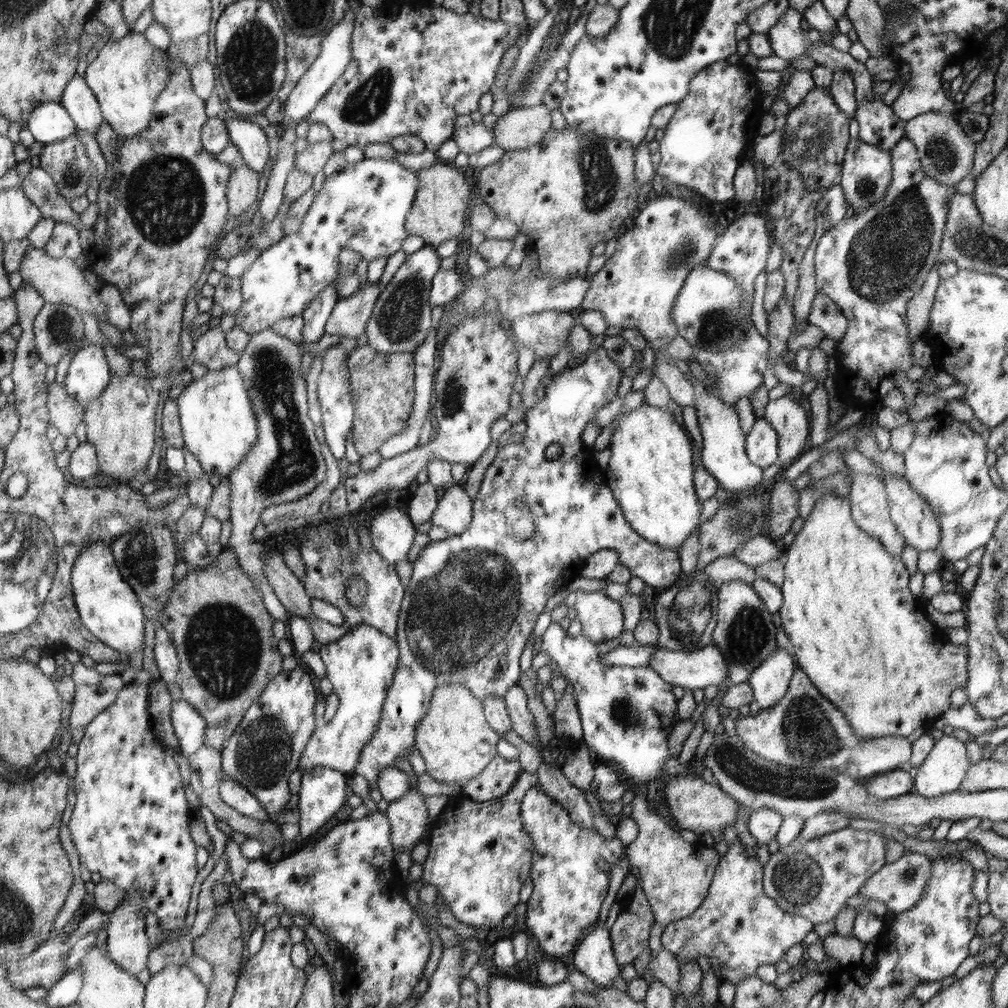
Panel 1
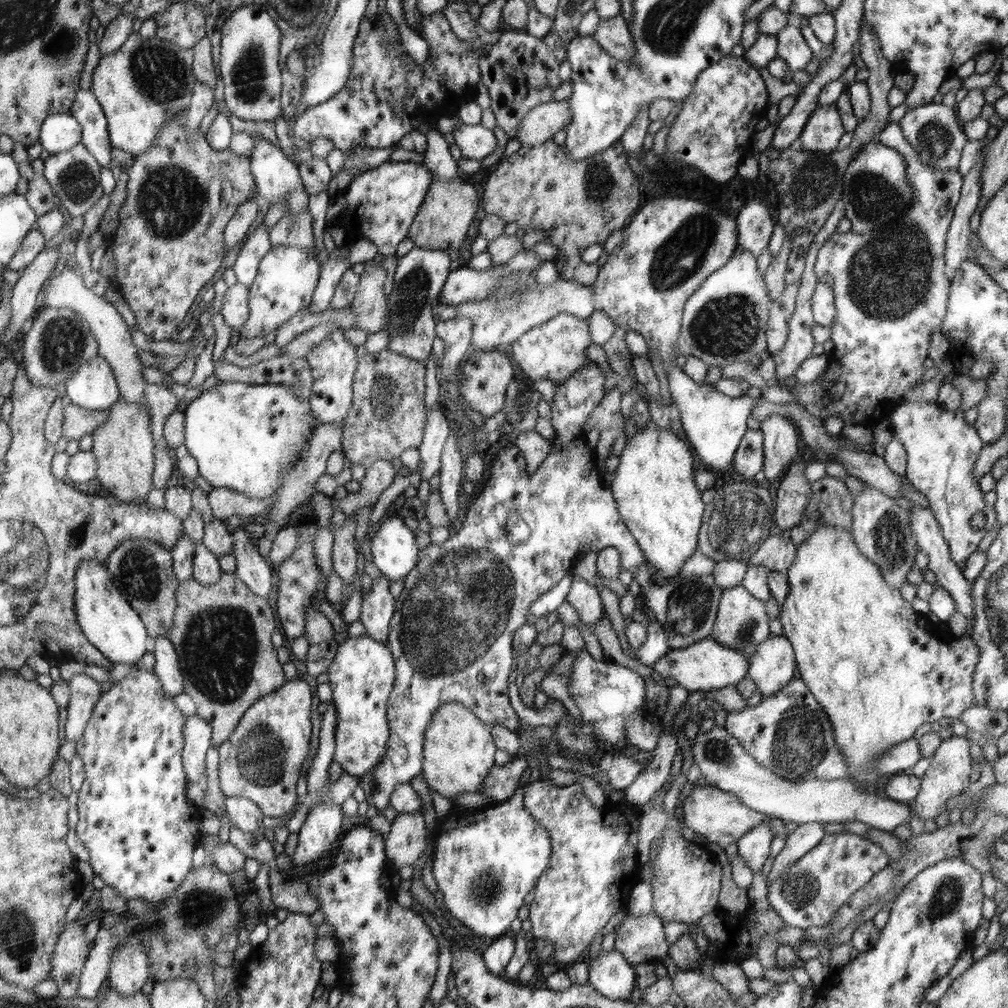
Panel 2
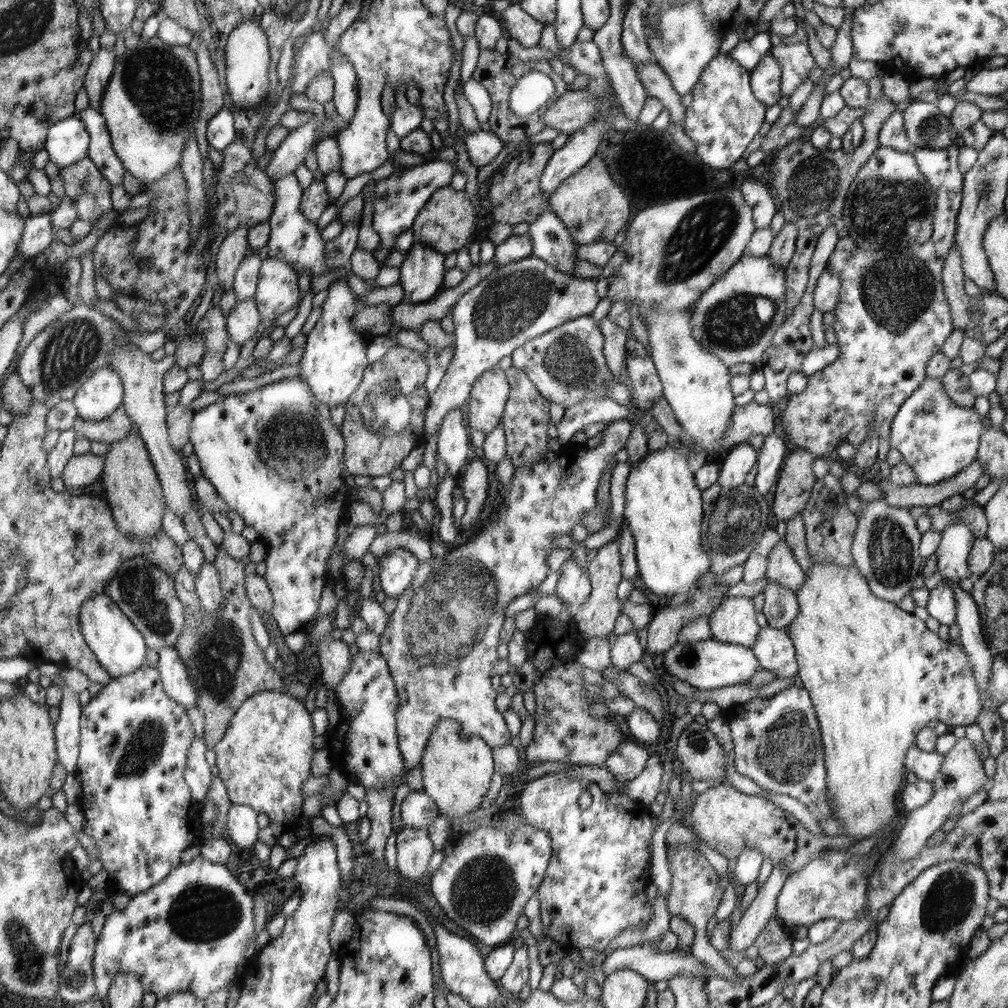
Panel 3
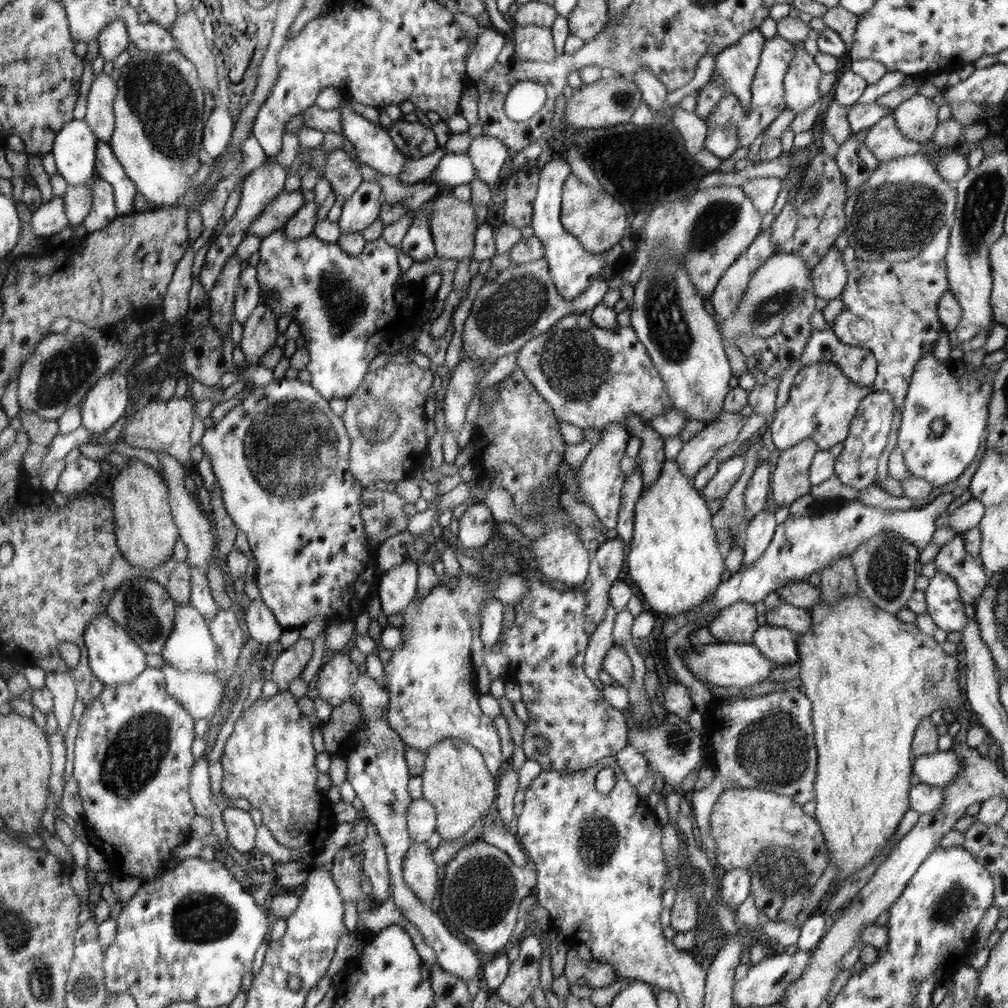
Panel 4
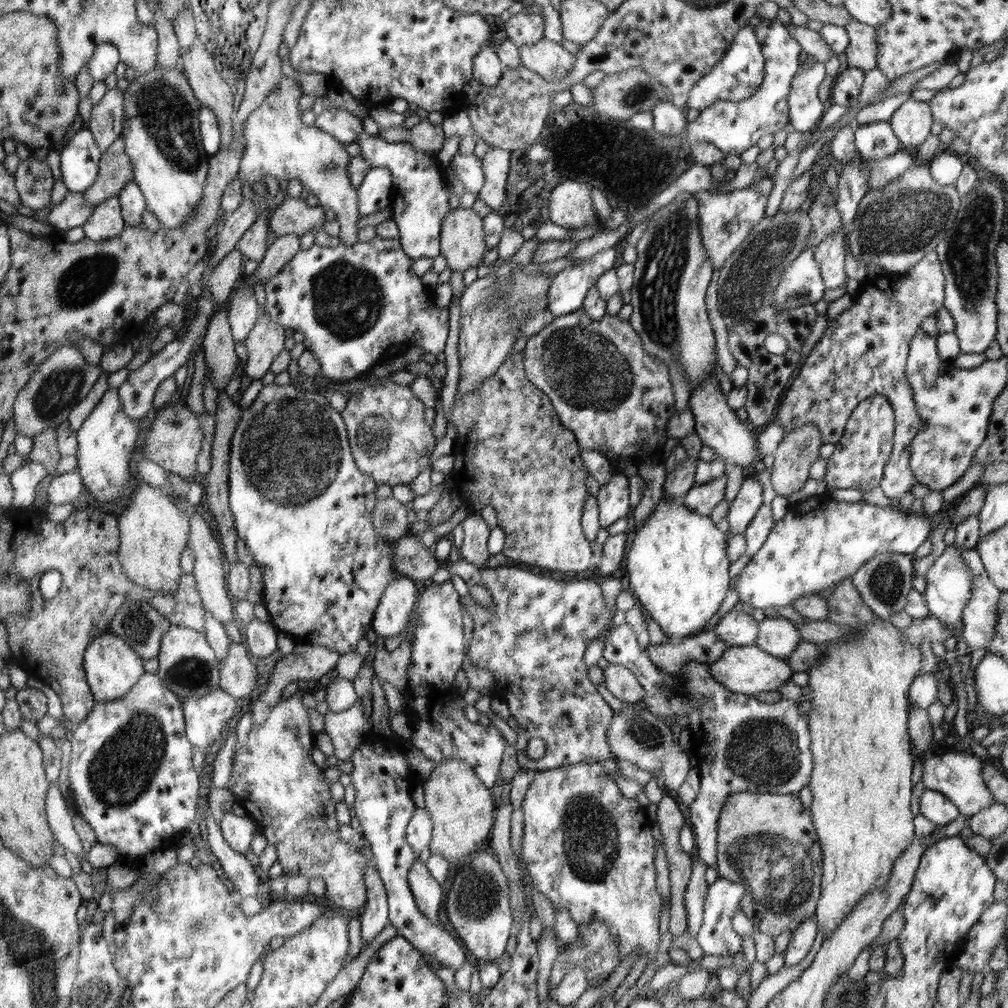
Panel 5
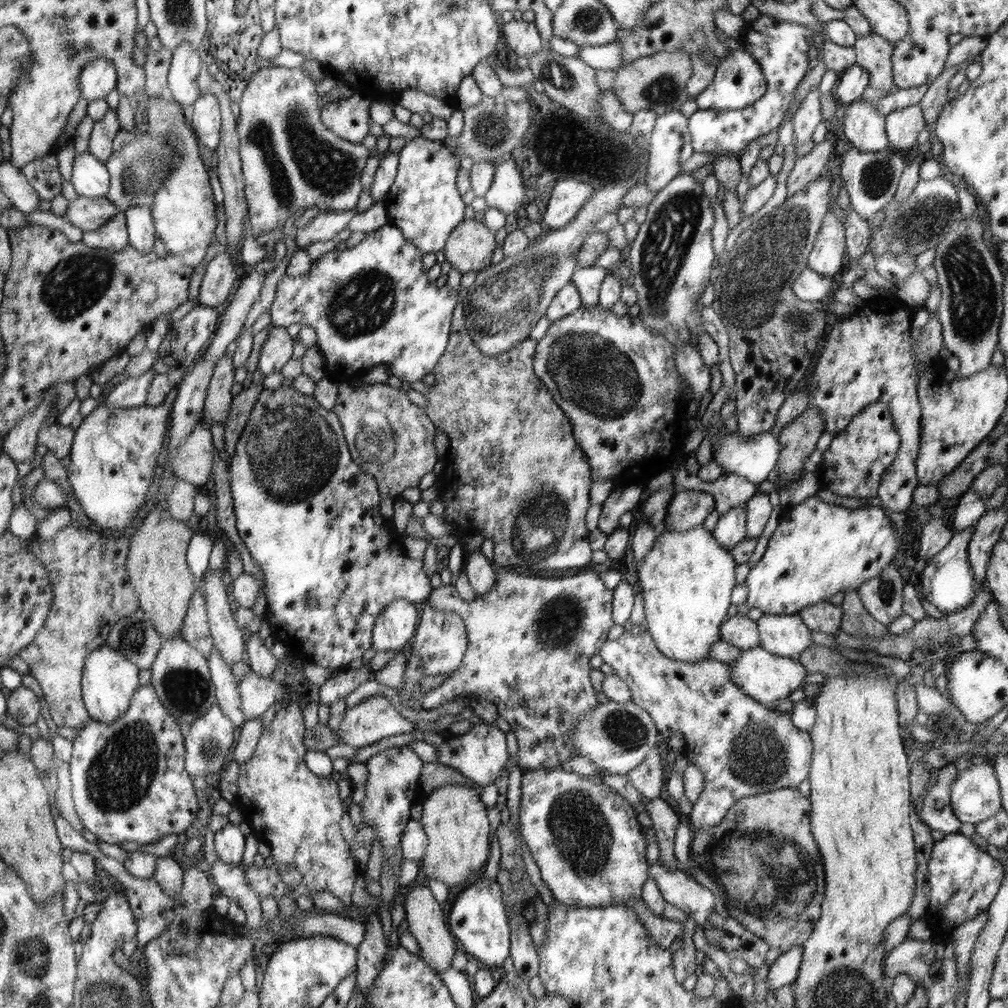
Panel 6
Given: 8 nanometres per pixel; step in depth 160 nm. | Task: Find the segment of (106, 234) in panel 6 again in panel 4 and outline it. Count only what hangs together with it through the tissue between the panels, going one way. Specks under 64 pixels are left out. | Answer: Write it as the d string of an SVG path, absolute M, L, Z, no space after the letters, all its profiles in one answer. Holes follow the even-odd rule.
M100 176L91 178L86 185L91 186L93 194L92 204L88 216L83 220L82 226L86 228L87 234L106 229L106 227L117 217L116 194L113 185Z

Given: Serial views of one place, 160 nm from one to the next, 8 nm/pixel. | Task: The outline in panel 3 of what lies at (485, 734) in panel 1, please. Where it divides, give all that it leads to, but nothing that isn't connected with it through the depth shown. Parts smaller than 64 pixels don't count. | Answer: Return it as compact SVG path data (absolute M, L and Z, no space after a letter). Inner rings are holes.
M444 719L433 730L428 748L421 760L423 792L436 803L439 814L451 822L480 808L490 778L494 776L493 748L477 735L466 735L462 724L454 719Z

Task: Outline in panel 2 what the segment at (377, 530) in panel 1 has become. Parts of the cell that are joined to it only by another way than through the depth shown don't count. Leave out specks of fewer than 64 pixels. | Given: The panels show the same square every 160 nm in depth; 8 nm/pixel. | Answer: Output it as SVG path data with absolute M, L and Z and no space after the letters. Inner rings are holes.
M386 518L384 522L379 522L380 528L372 539L370 552L374 566L385 574L391 581L400 580L408 576L417 566L420 560L420 551L416 544L416 533L406 527L402 518Z

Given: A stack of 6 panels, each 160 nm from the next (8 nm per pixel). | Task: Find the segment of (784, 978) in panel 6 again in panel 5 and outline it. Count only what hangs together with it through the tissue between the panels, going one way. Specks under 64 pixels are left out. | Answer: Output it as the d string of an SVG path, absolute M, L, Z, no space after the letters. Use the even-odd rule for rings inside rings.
M812 916L793 931L784 951L784 964L786 966L794 966L800 960L804 960L808 956L812 944L816 942L814 939L816 936L818 936L817 920Z

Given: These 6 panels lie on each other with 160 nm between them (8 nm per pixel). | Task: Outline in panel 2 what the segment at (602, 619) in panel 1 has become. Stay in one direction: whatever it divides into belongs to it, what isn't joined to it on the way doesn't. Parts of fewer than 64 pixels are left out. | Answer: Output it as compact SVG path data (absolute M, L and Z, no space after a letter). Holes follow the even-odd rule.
M573 575L567 601L577 610L579 619L588 626L593 627L602 617L607 617L598 589L578 575Z

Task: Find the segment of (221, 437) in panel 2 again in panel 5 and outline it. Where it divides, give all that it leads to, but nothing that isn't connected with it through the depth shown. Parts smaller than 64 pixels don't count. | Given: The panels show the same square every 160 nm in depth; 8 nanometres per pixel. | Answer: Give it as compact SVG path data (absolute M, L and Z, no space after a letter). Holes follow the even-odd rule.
M274 383L269 386L264 386L262 391L257 395L256 399L251 405L244 407L241 412L238 426L233 432L231 440L231 453L229 458L229 507L232 512L234 526L237 535L240 539L244 540L247 549L253 556L253 561L261 568L262 580L263 580L263 600L262 603L265 606L267 613L269 614L269 622L271 622L280 633L286 633L286 636L293 638L296 643L317 644L318 646L325 646L330 650L337 650L338 654L346 654L356 648L358 640L362 640L370 628L370 622L373 622L372 616L375 616L374 610L377 610L377 606L381 602L381 597L385 594L385 589L388 588L389 584L398 576L401 576L401 572L397 569L397 564L394 562L393 556L390 556L390 541L382 540L382 537L378 534L376 527L372 524L372 511L376 504L376 481L370 478L365 472L363 472L356 463L356 459L353 457L352 446L349 442L348 427L345 425L345 419L335 408L332 408L328 401L317 391L304 391L295 387L292 383L286 386L278 386Z

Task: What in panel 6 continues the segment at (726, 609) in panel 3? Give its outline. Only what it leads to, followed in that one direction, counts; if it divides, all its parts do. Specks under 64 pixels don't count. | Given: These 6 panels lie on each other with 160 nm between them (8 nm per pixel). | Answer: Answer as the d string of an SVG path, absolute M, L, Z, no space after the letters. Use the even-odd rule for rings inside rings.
M737 613L727 617L720 627L721 640L737 646L741 651L756 648L760 644L756 621Z

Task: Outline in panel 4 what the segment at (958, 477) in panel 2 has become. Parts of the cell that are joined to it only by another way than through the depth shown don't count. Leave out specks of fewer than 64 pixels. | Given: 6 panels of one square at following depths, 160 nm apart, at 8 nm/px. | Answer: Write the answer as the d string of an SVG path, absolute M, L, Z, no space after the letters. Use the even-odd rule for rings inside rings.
M933 350L924 353L919 361L914 368L910 387L904 399L901 425L897 432L897 446L902 450L905 464L913 476L923 478L931 482L934 487L938 487L954 482L972 464L972 460L976 458L976 454L982 446L982 440L986 436L984 430L987 428L988 405L993 391L994 372L986 374L982 378L980 372L970 374L967 371L960 378L956 378L949 365L944 366L942 362L938 362L939 360L934 356ZM936 418L945 422L945 429L940 436L934 435L930 430L930 423ZM960 533L940 547L934 558L938 571L945 572L957 582L963 602L975 607L979 596L987 587L989 576L981 560L966 549Z

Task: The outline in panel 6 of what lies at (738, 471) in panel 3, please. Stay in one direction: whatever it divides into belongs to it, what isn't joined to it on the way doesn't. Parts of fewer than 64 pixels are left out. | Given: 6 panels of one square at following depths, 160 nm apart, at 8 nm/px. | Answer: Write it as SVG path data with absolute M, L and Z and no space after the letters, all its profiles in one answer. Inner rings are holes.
M683 488L673 494L667 509L662 527L683 532L703 527L706 518L715 510L715 500L711 494Z

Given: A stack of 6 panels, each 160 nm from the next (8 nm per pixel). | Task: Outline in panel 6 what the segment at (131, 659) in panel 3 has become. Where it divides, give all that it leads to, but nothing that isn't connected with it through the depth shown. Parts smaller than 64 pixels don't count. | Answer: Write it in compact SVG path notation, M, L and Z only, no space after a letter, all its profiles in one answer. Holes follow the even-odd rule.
M107 644L90 653L85 660L84 676L81 677L82 694L86 711L90 712L90 719L106 725L118 721L129 710L133 694L141 685L139 672L139 668L131 660Z

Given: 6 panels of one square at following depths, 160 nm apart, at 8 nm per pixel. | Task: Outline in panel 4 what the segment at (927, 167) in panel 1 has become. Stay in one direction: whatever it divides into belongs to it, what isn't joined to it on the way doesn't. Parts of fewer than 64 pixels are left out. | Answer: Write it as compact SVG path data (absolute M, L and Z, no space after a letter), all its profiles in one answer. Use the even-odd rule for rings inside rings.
M918 94L905 100L893 109L893 117L900 132L910 140L930 143L932 135L939 125L937 117L938 104Z

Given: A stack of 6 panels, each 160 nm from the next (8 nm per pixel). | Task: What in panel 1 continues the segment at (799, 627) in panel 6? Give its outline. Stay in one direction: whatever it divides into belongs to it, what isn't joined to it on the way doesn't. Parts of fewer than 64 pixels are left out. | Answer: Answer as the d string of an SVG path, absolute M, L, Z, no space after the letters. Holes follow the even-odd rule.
M778 647L766 657L766 660L762 661L758 668L755 668L750 673L747 683L752 687L754 702L758 702L761 710L770 710L770 708L776 706L784 698L796 667L795 657L785 649Z

